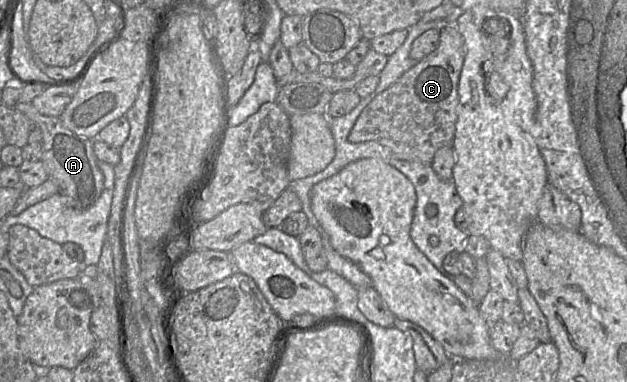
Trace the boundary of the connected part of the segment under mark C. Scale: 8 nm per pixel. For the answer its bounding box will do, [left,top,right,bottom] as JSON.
[348,25,465,165]

